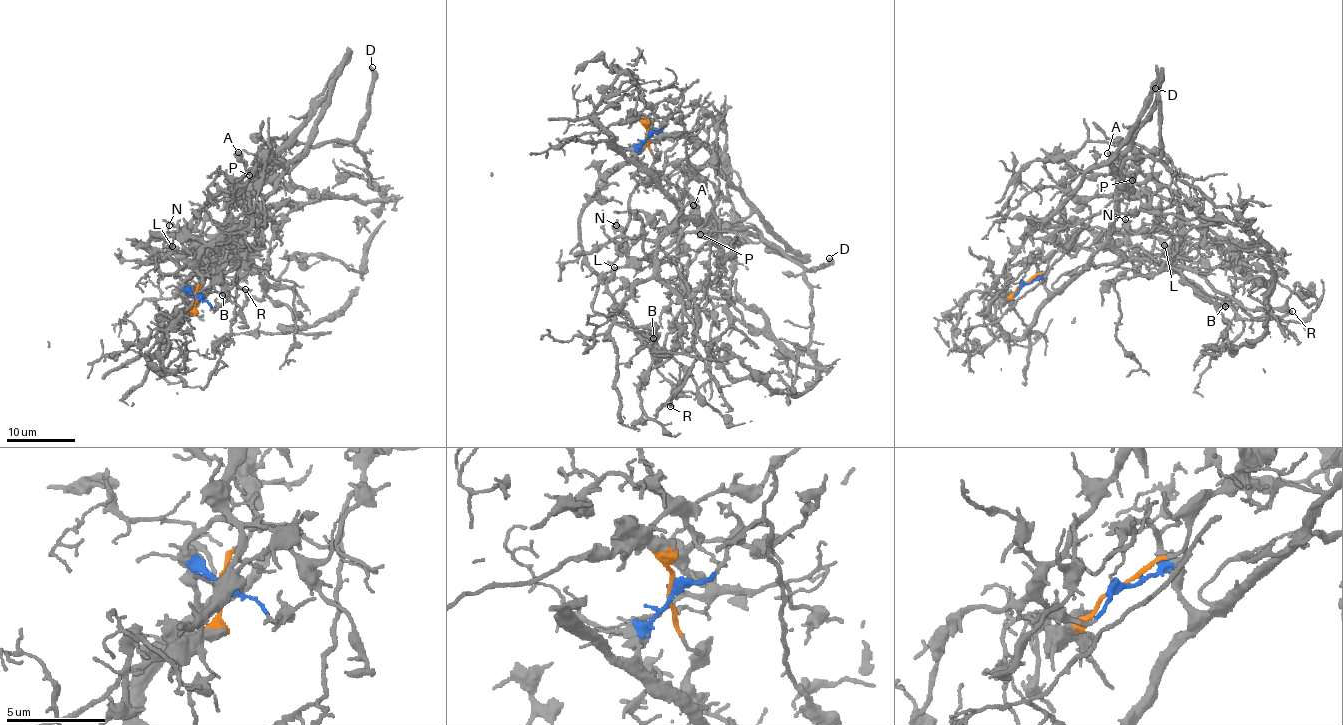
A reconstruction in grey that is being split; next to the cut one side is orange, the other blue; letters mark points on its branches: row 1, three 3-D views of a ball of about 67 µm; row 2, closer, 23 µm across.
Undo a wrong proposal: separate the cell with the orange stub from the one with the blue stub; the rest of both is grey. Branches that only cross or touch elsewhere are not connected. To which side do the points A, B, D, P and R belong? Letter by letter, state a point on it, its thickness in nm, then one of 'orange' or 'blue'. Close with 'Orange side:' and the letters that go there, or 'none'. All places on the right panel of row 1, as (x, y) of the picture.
A: (1107, 153) | 500 nm | blue
B: (1225, 306) | 170 nm | blue
D: (1155, 88) | 400 nm | orange
P: (1132, 180) | 400 nm | blue
R: (1292, 311) | 240 nm | blue
Orange side: D

